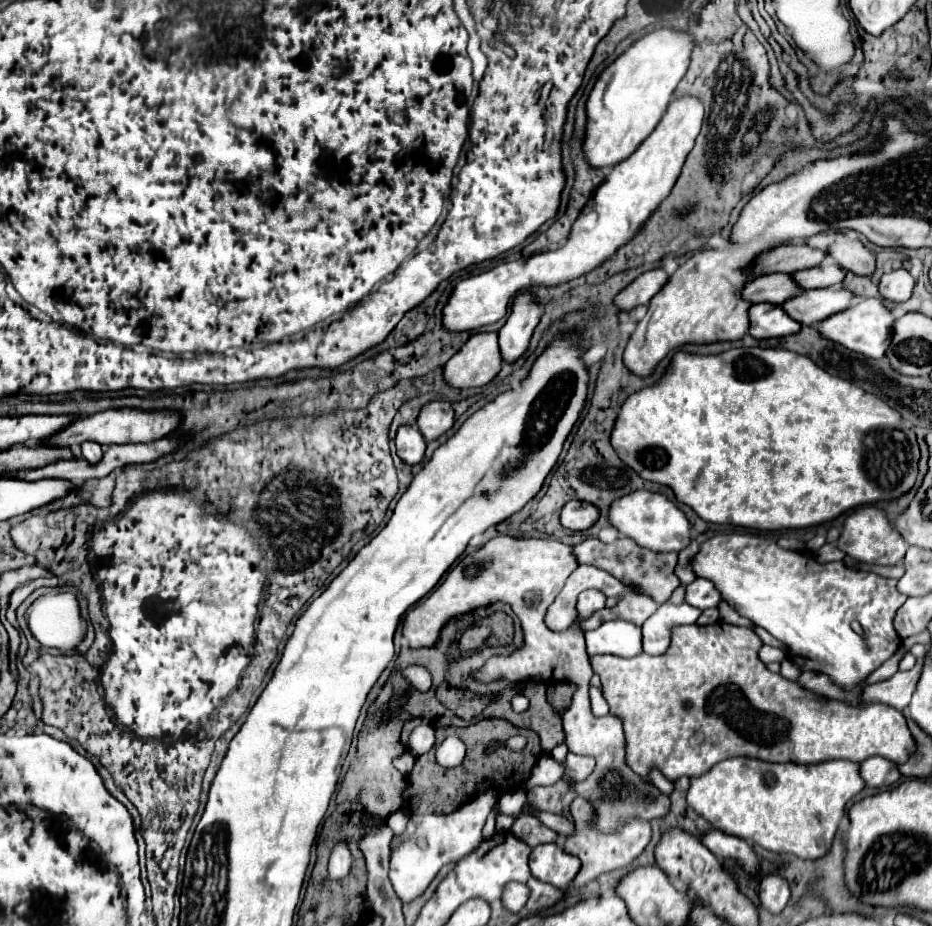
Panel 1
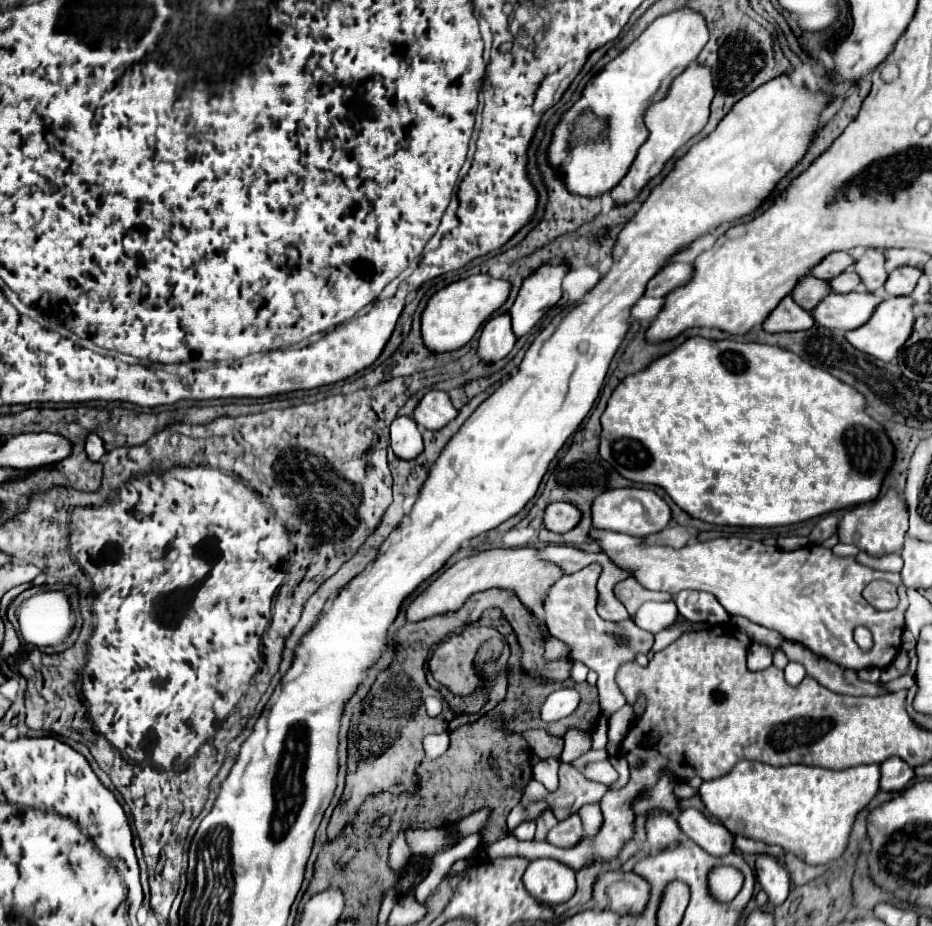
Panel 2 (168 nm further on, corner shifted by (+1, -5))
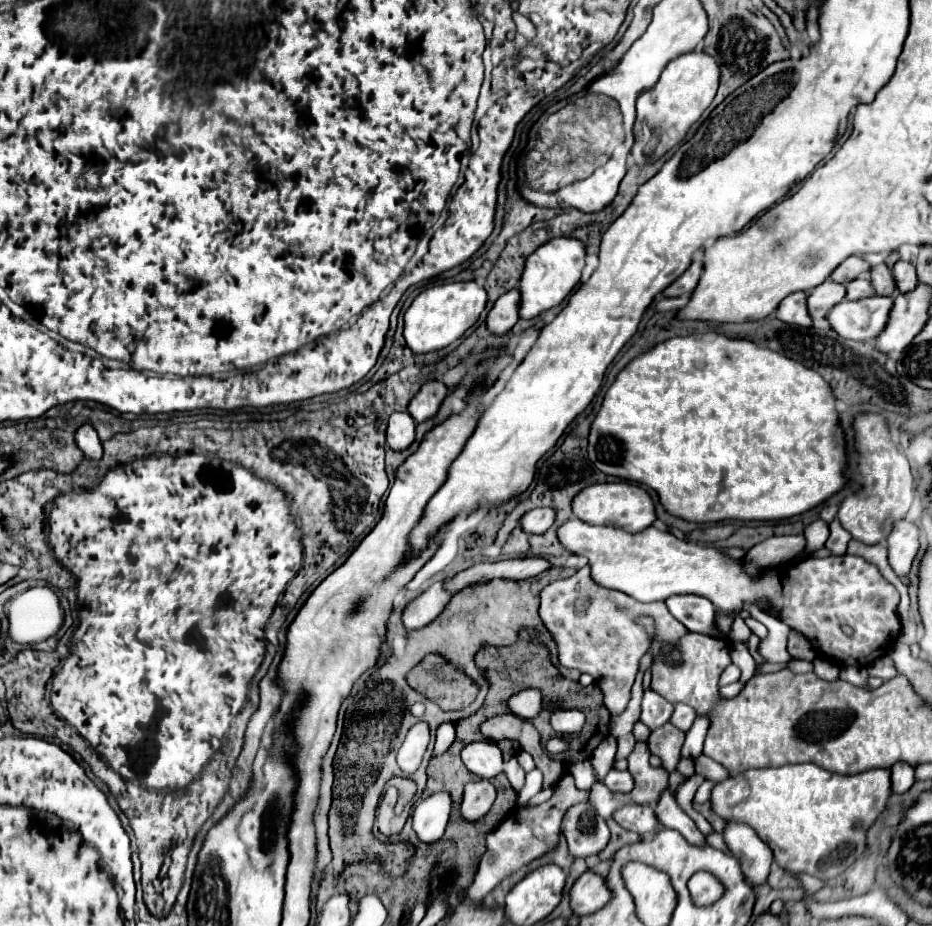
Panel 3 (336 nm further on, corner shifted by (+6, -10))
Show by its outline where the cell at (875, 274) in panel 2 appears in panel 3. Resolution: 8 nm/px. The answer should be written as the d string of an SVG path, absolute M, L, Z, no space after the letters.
M884 263L870 269L870 279L872 279L872 285L878 295L894 295L896 281L894 281L892 271Z

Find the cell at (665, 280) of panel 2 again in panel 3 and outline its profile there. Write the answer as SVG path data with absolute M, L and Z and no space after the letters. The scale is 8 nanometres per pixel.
M700 259L692 261L692 265L688 267L688 271L682 273L672 285L668 285L668 287L664 289L664 295L666 295L666 297L680 297L680 295L686 293L686 291L694 291L696 285L698 285L698 281L700 281L702 269L704 269L704 263L702 263Z

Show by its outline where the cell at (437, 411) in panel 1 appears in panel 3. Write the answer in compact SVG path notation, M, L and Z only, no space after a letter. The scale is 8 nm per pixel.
M428 381L420 387L418 395L414 395L414 399L408 405L408 413L412 415L412 419L416 423L422 423L430 417L436 415L436 411L440 409L444 397L446 397L448 389L444 383L440 381Z

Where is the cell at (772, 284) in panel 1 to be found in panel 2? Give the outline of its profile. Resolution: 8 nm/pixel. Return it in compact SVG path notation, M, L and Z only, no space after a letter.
M803 278L803 282L799 282L799 286L795 286L795 290L791 290L791 298L795 298L795 302L799 302L799 306L803 310L813 310L817 306L817 302L829 292L829 282L827 280L819 280L819 278Z

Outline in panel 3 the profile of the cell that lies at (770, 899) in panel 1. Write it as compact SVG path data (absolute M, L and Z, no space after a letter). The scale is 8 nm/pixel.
M730 821L724 827L724 843L740 861L742 873L752 885L766 883L774 857L770 847L756 835L752 827L746 823Z

